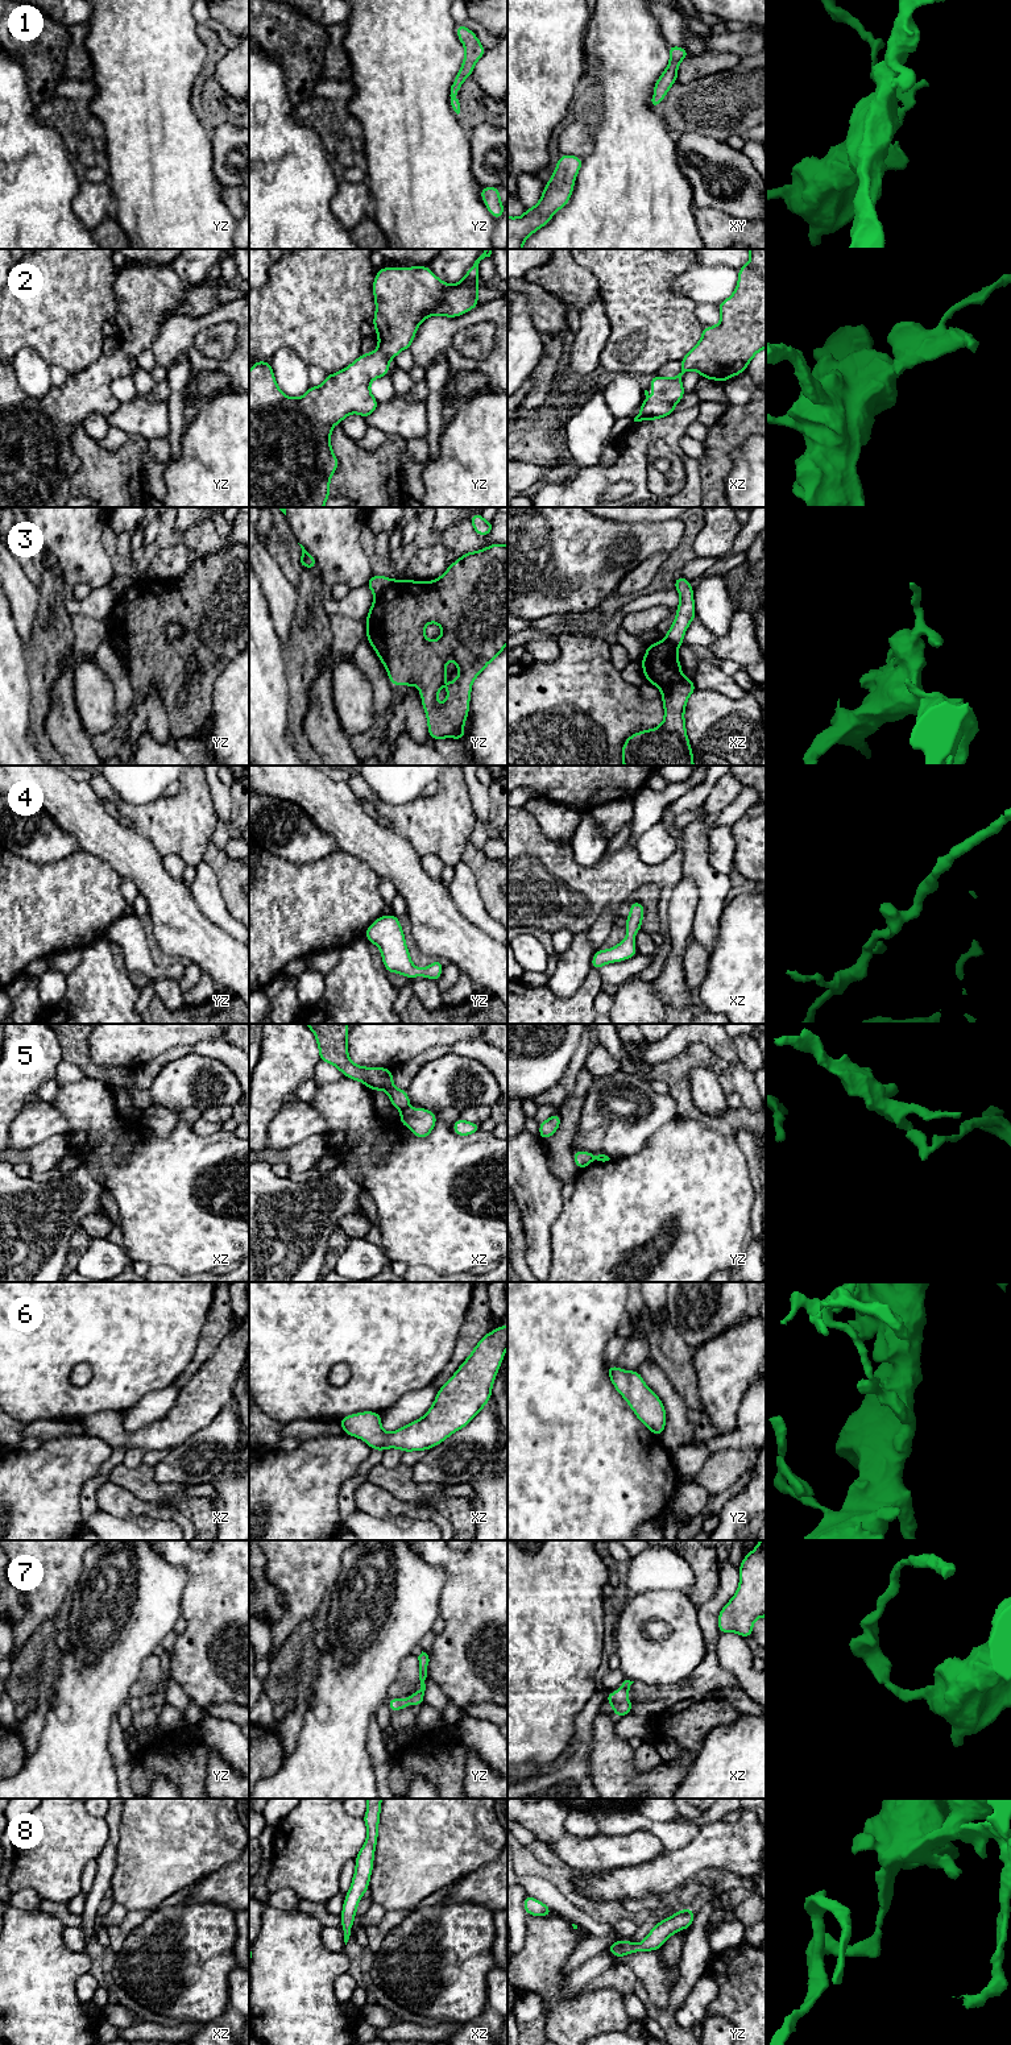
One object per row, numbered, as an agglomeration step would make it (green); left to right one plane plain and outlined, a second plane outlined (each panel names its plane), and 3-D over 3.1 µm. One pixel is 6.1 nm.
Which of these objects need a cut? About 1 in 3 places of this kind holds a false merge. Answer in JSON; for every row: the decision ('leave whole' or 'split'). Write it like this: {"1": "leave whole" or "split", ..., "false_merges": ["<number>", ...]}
{"1": "leave whole", "2": "leave whole", "3": "split", "4": "leave whole", "5": "split", "6": "leave whole", "7": "leave whole", "8": "leave whole", "false_merges": ["3", "5"]}

